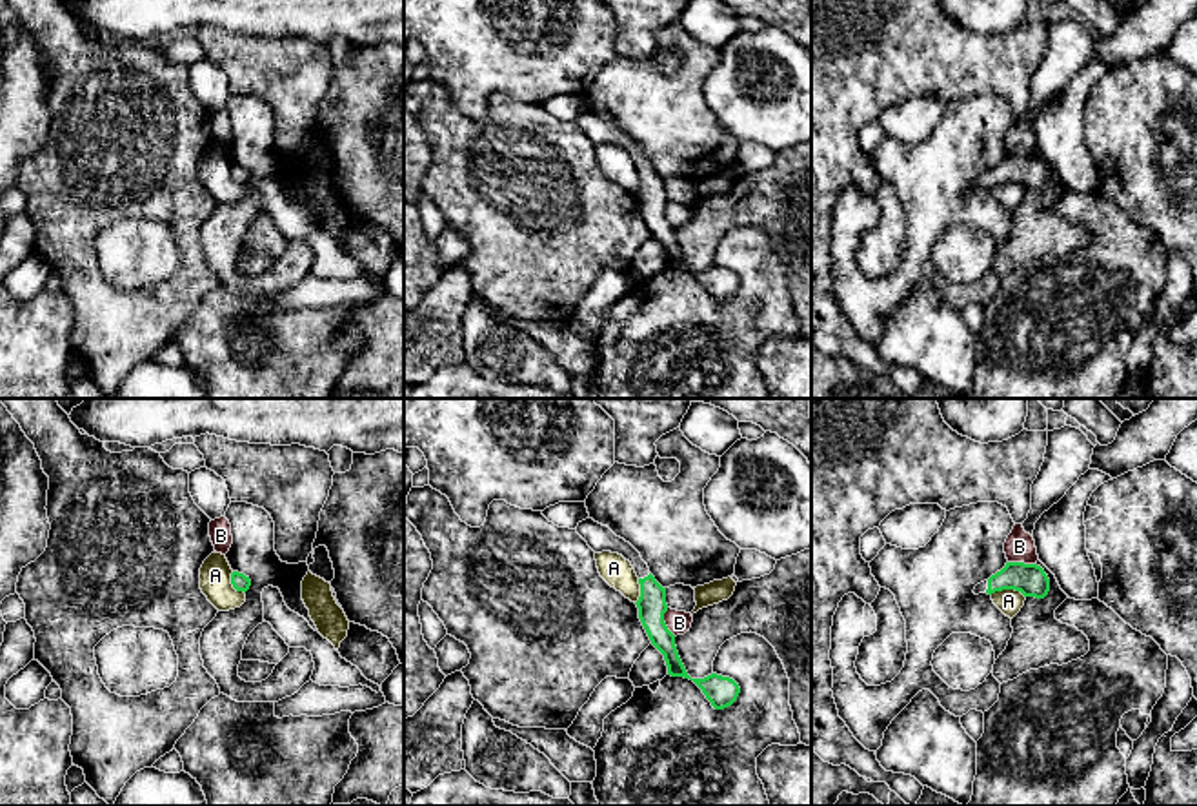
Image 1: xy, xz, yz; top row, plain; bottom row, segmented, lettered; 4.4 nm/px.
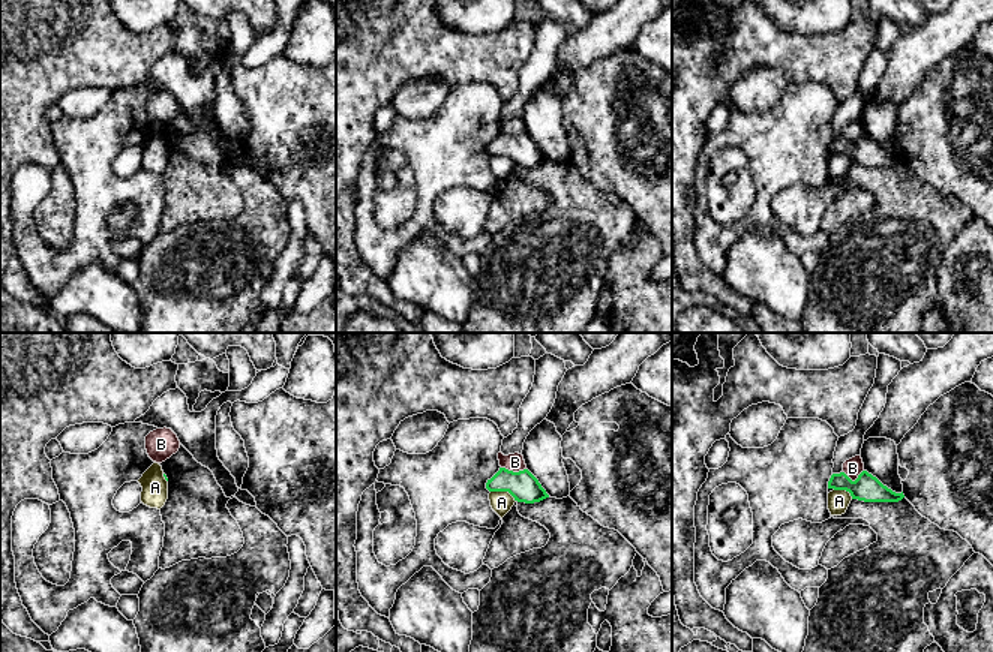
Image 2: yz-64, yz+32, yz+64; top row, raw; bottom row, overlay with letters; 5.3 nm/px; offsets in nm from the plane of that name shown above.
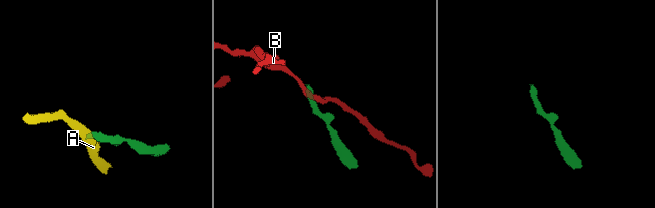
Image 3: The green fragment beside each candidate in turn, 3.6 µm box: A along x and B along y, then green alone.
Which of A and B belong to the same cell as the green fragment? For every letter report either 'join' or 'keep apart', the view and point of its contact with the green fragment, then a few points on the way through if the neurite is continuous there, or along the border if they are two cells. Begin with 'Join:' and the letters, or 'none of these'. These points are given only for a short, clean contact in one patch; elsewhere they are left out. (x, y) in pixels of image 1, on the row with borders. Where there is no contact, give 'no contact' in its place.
Join: none of these
A: keep apart | yz (1008, 588) | along yz (990, 594), (1017, 590), (1025, 597)
B: keep apart | xz (664, 623) | along xz (666, 608), (664, 621), (675, 635)

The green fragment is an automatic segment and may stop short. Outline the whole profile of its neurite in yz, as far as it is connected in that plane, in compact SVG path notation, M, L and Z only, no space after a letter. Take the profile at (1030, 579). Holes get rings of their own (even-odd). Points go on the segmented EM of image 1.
M1006 562L1006 566L988 580L975 586L973 593L995 593L1002 589L1021 591L1024 597L1044 599L1050 591L1050 579L1037 564Z

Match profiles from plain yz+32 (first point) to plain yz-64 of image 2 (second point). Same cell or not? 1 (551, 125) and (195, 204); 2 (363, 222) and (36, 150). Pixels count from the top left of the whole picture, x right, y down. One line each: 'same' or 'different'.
1: different
2: different

